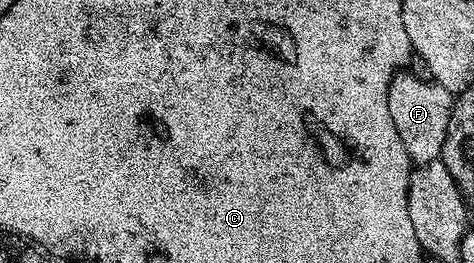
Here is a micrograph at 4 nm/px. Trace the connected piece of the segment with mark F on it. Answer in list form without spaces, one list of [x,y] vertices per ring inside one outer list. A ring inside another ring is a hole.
[[[398,71],[392,77],[387,93],[387,107],[390,108],[394,127],[406,145],[407,155],[413,164],[421,166],[439,160],[450,127],[453,104],[454,94],[435,81],[420,80],[410,71]]]

